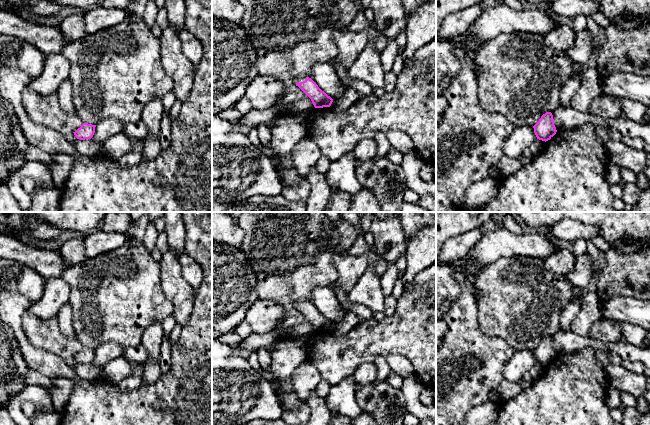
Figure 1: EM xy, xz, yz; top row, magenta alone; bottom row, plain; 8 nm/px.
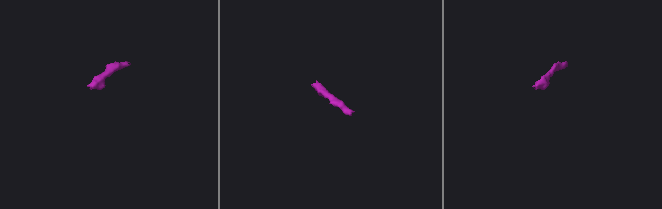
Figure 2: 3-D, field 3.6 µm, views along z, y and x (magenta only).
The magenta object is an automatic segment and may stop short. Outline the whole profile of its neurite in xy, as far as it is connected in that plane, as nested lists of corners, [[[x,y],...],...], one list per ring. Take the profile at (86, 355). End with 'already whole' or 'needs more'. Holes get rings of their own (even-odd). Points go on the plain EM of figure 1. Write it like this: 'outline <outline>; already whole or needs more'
outline [[[83,347],[74,357],[75,361],[80,364],[91,363],[95,357],[96,349]]]; already whole

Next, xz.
outline [[[298,300],[295,303],[298,310],[312,325],[315,332],[330,331],[333,323],[322,315],[309,301]]]; needs more

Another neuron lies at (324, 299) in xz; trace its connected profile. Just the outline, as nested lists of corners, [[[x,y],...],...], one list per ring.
[[[330,287],[312,290],[311,303],[333,324],[343,320],[346,310],[342,310],[335,292]]]

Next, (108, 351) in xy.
[[[105,342],[96,349],[95,357],[91,363],[99,368],[102,368],[110,361],[116,358],[122,358],[125,349],[125,347],[116,342]]]

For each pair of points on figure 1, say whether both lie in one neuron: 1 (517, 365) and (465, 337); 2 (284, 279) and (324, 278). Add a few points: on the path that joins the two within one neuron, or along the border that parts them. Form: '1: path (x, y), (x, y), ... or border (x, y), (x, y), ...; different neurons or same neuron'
1: border (517, 351), (504, 366), (503, 378); different neurons
2: path (294, 278), (314, 278); same neuron

